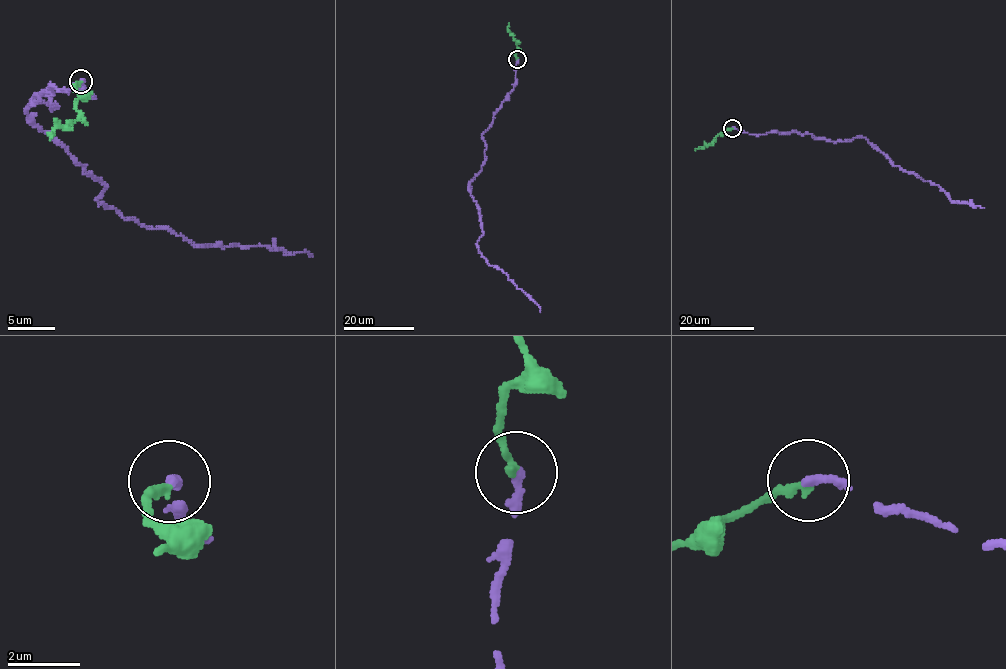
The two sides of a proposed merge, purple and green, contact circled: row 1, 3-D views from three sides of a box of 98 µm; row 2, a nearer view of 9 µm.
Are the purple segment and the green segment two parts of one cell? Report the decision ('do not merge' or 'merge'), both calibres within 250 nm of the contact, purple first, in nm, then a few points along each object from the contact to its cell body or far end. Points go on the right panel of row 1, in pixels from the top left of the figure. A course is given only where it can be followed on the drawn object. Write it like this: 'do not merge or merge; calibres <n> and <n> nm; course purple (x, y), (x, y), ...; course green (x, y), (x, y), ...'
merge; calibres 260 and 220 nm; course purple (732, 128), (750, 135), (794, 131), (827, 141), (864, 137), (894, 165), (936, 184), (951, 201), (983, 208); course green (732, 128), (696, 150)

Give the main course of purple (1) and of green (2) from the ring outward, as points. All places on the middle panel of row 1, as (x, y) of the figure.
1: (517, 59), (515, 85), (481, 135), (485, 161), (468, 188), (479, 209), (478, 251), (540, 311)
2: (517, 59), (518, 42), (509, 32), (508, 23)

